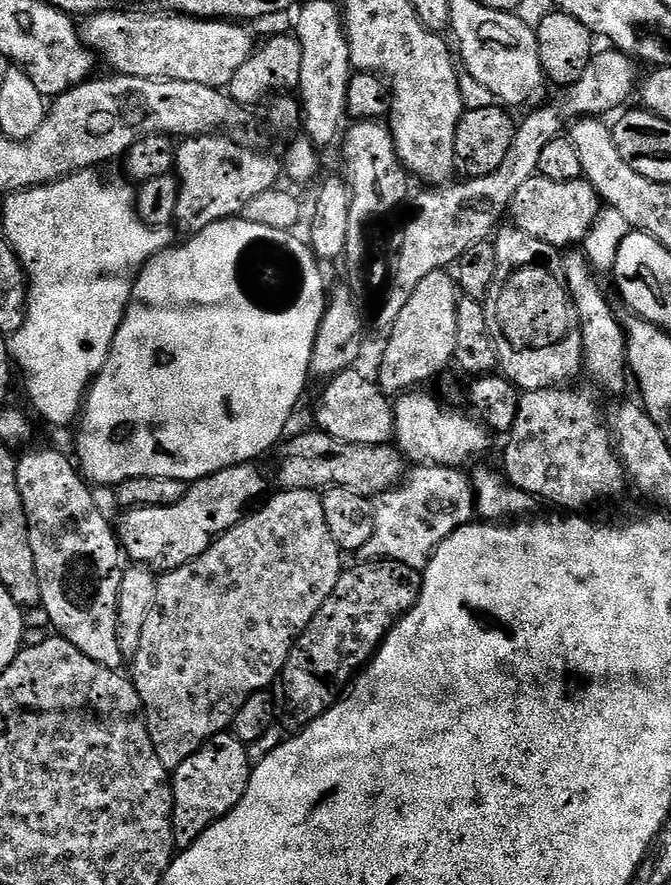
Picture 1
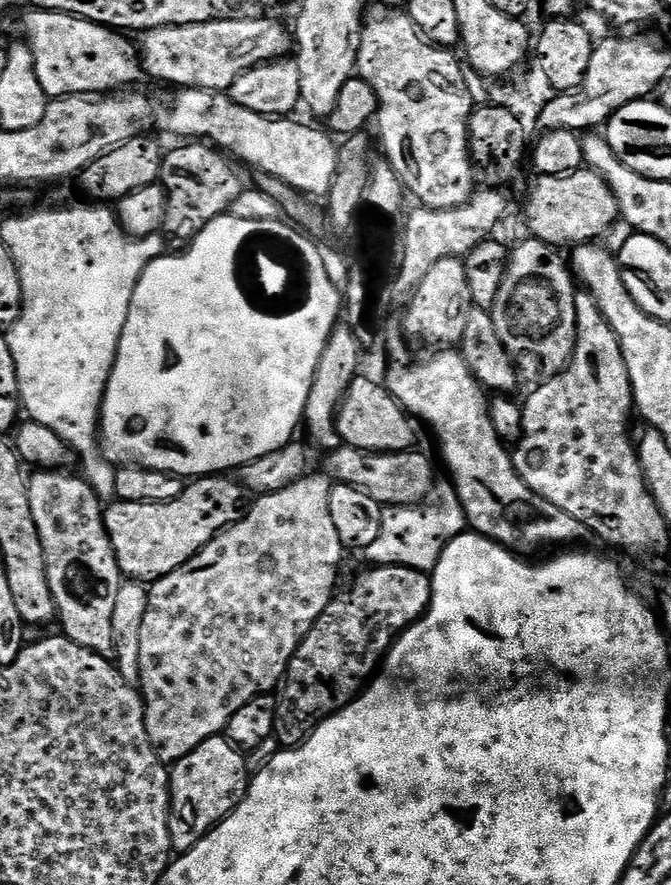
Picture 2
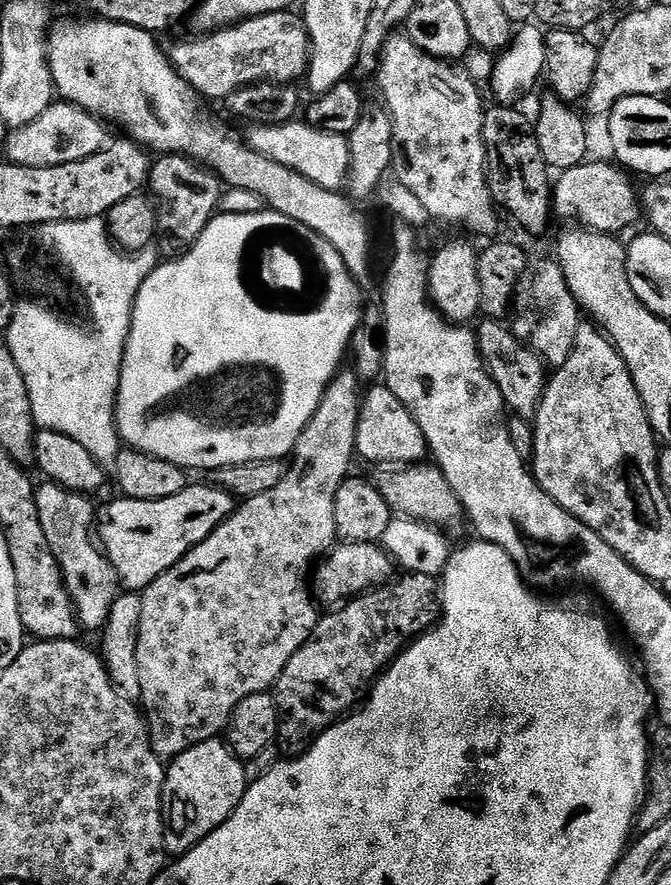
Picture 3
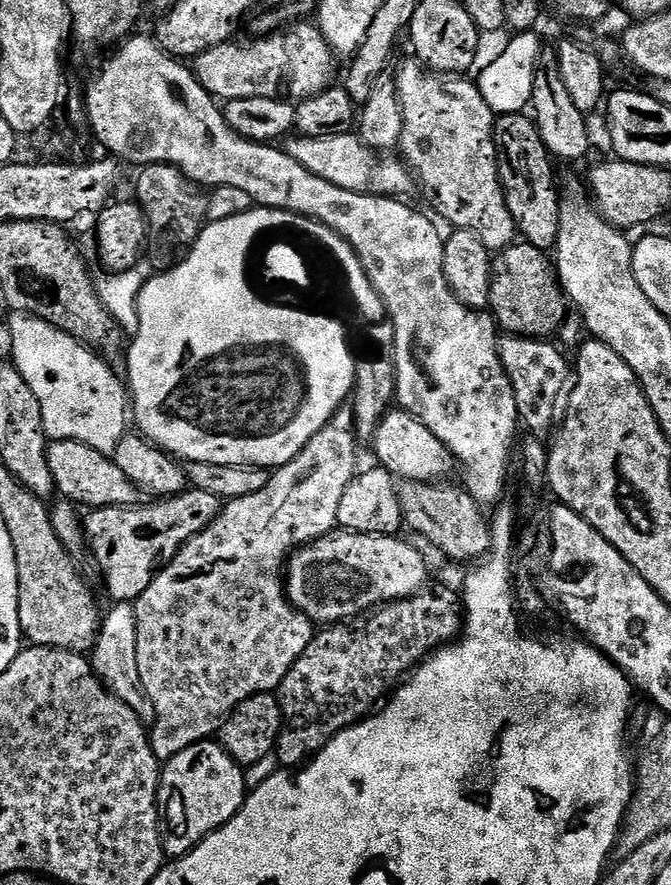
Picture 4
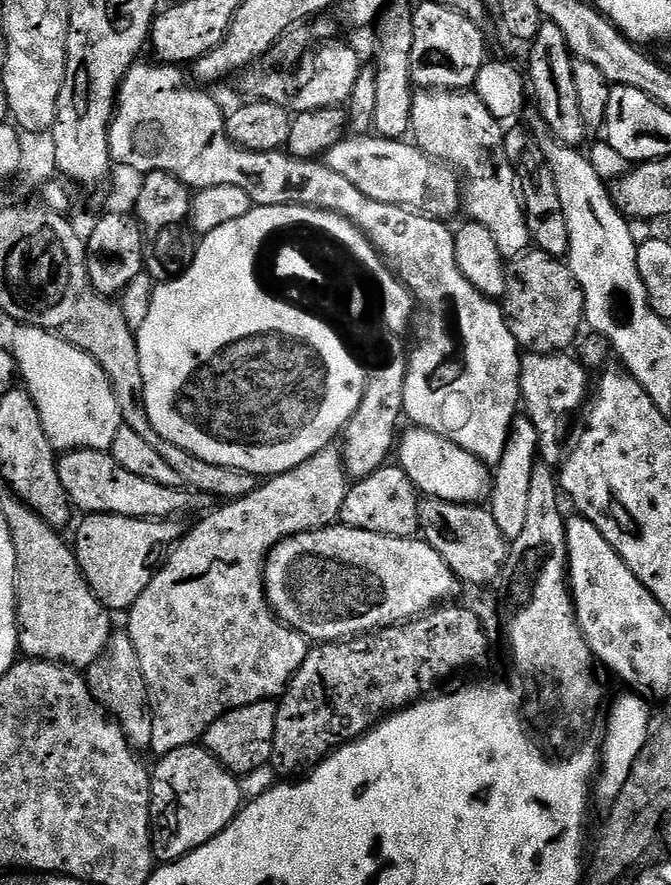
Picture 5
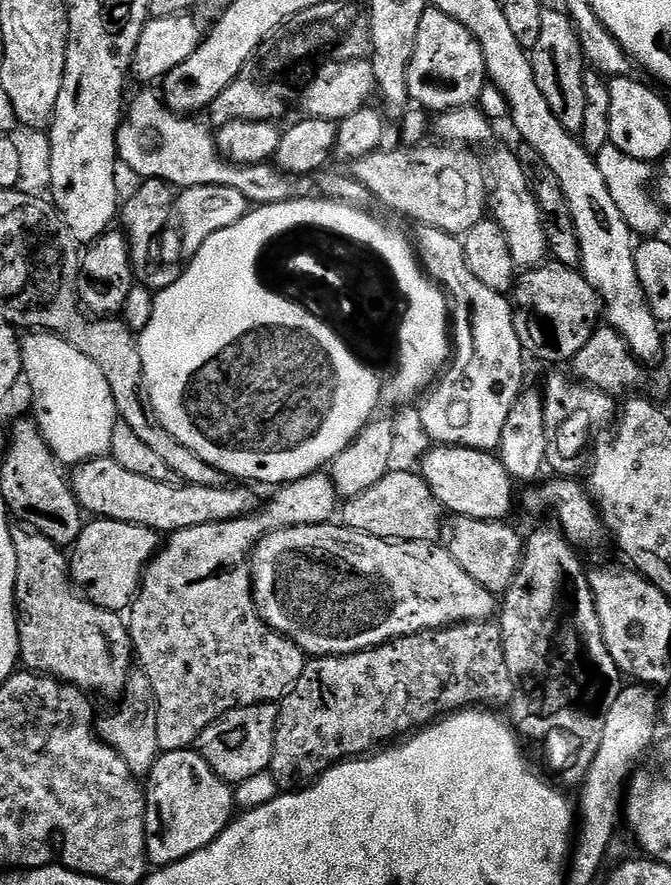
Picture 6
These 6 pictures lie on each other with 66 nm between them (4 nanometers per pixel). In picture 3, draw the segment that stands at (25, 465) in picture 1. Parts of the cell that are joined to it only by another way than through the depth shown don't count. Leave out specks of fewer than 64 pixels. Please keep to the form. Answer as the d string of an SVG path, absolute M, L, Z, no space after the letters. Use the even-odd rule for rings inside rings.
M51 482L41 483L36 489L36 505L38 506L38 518L42 521L42 531L46 533L46 542L50 542L50 550L55 554L56 561L60 563L60 573L64 579L64 589L70 594L72 606L81 629L103 629L108 621L110 610L114 606L118 595L118 581L114 566L104 555L104 549L94 539L94 521L97 509L87 495L82 492L71 492L63 488L61 484Z

